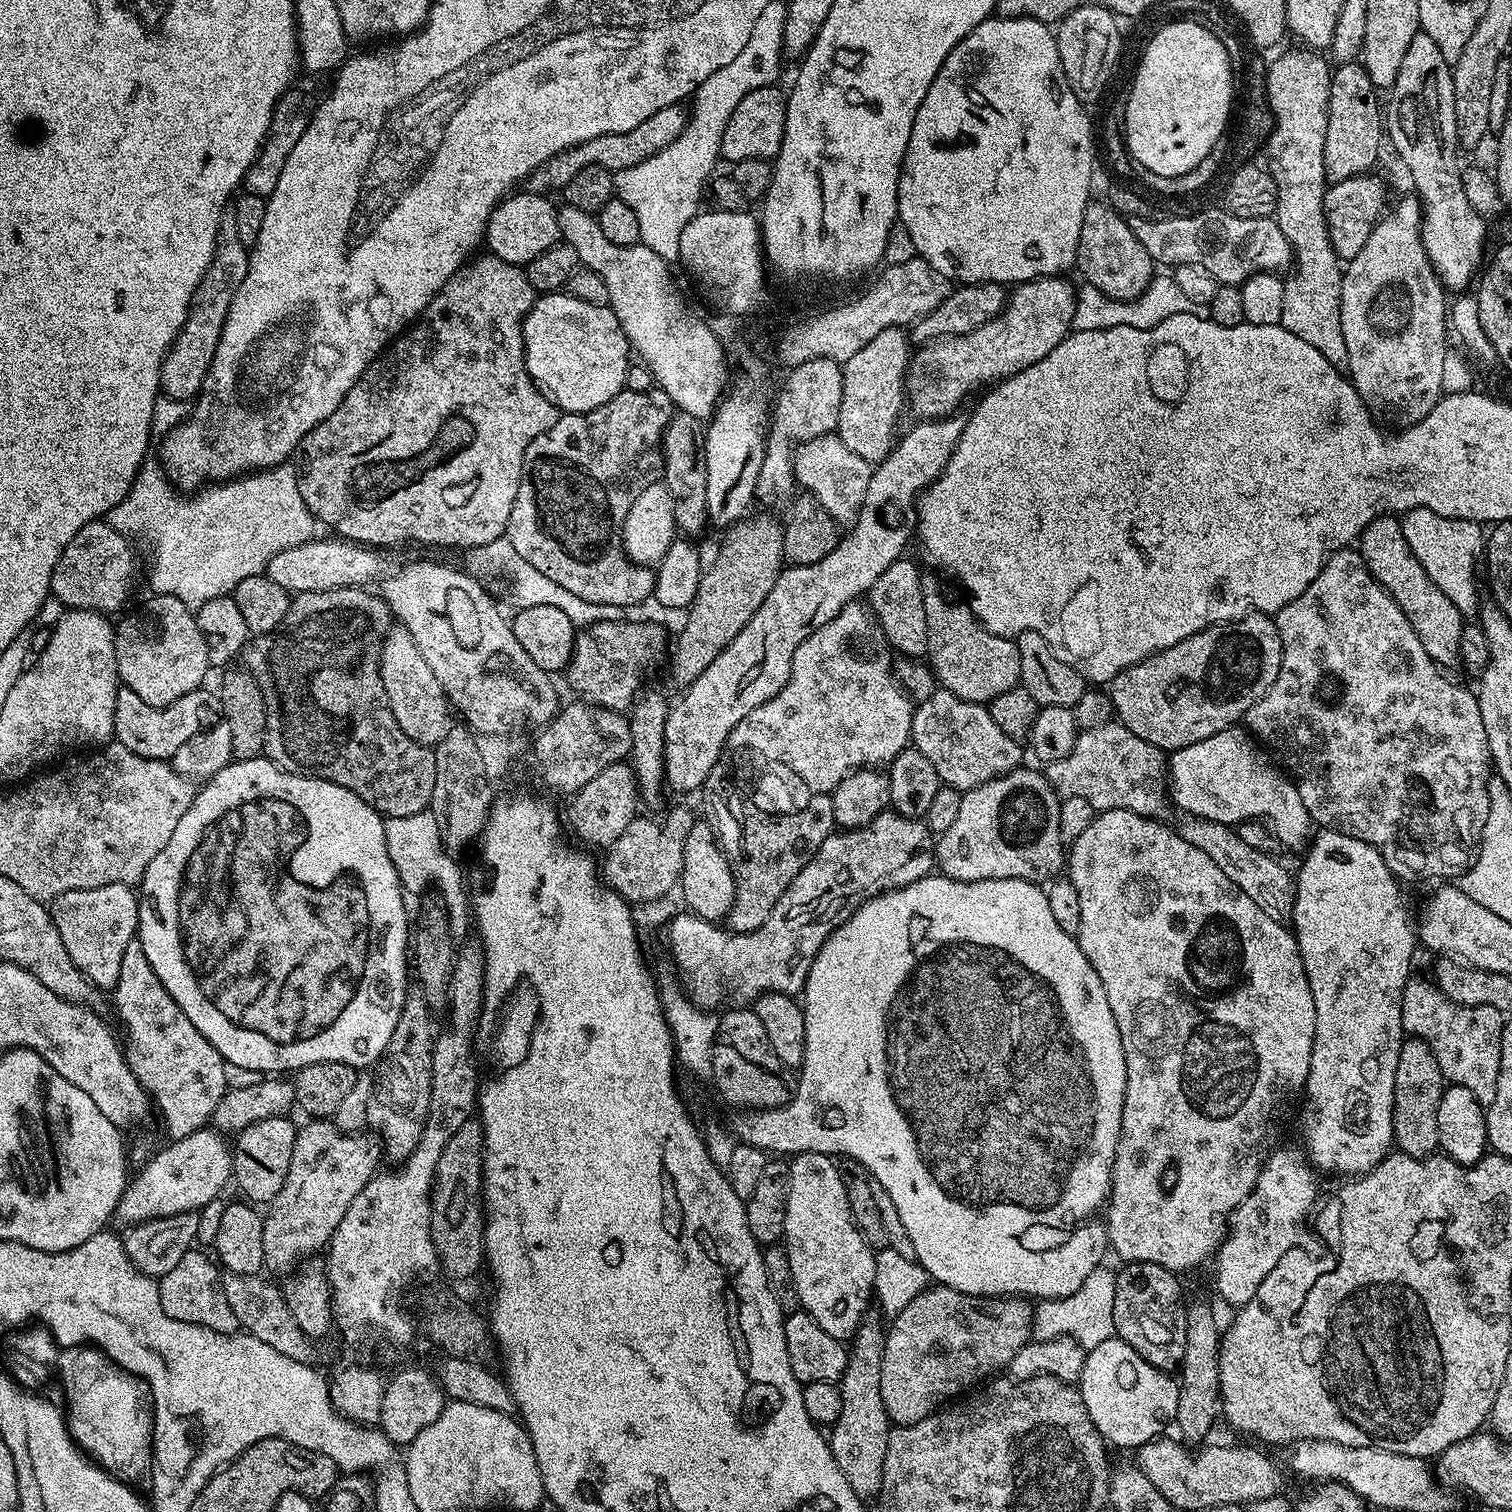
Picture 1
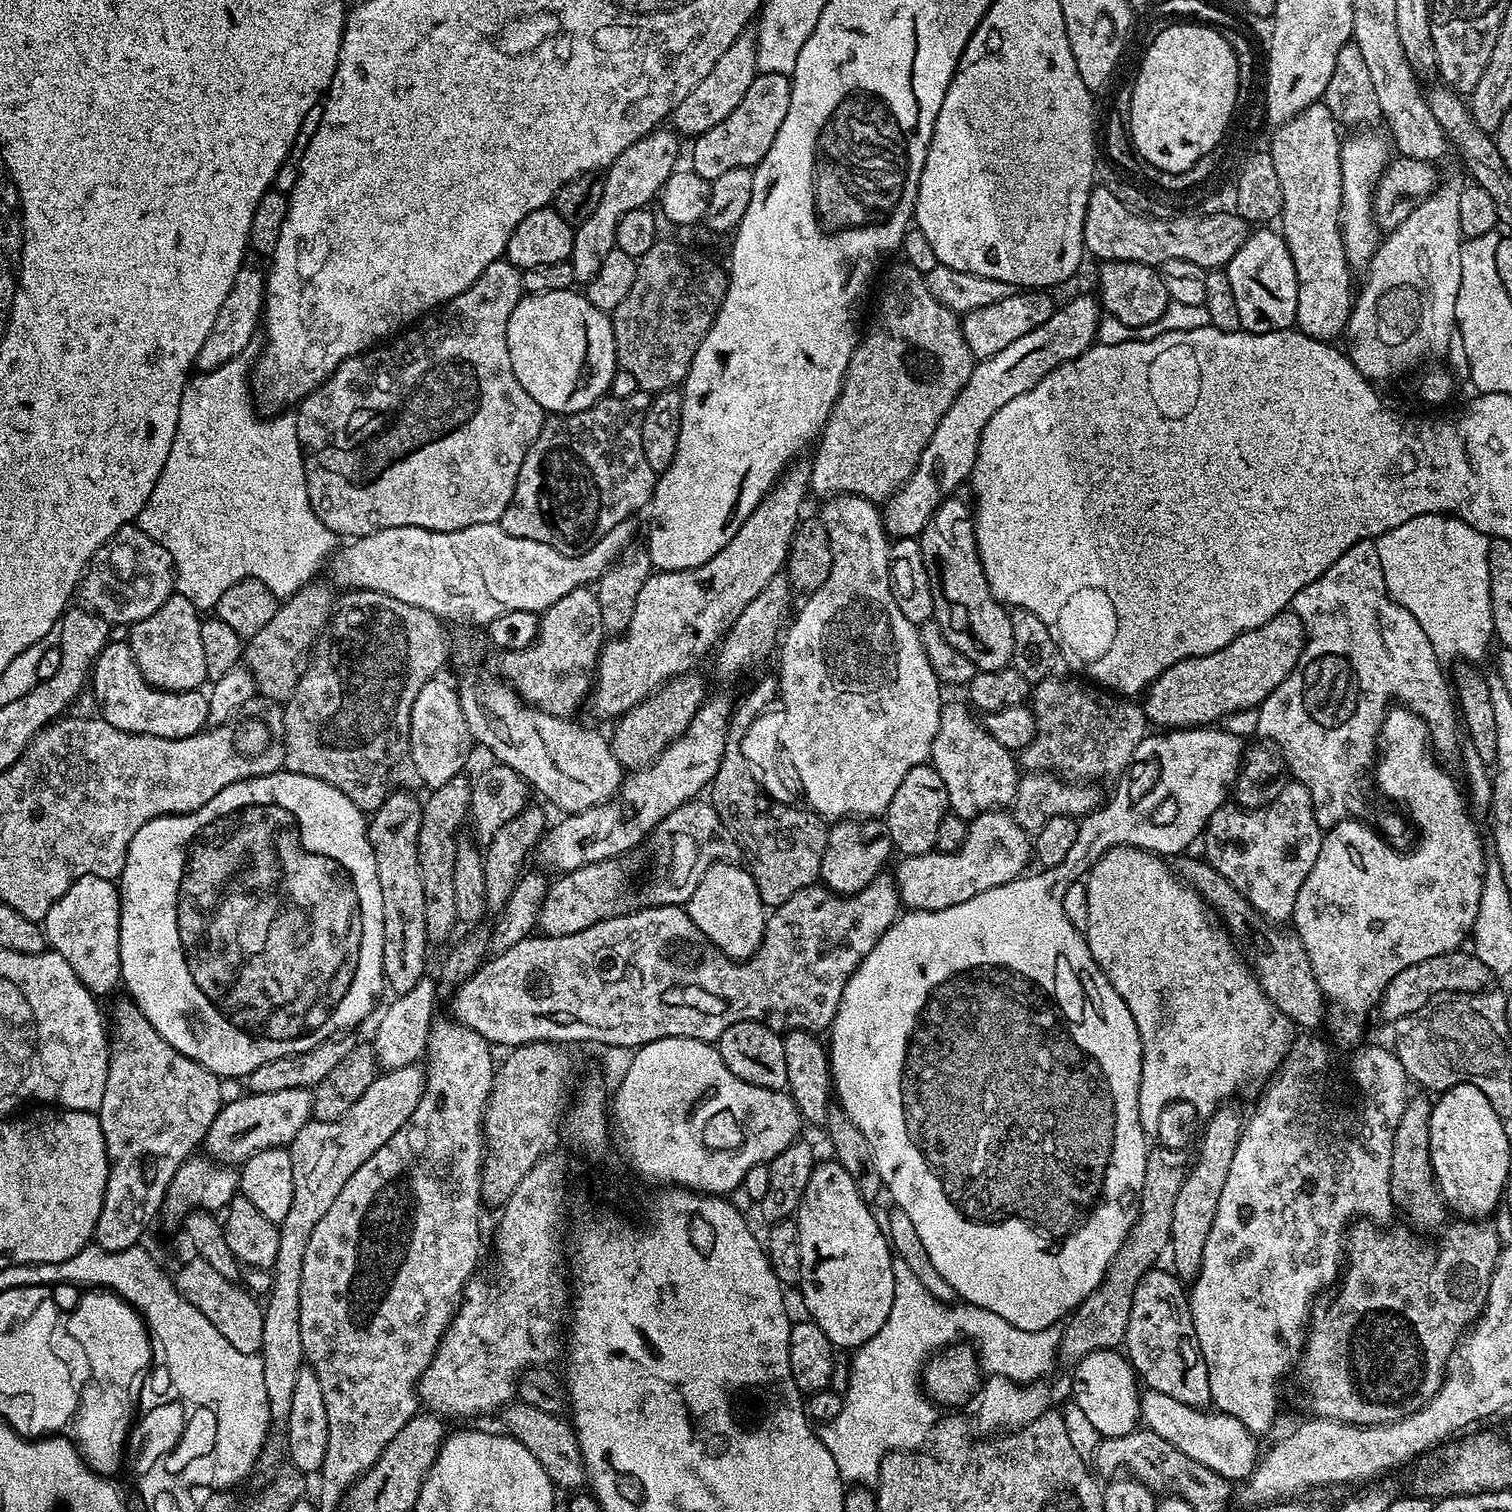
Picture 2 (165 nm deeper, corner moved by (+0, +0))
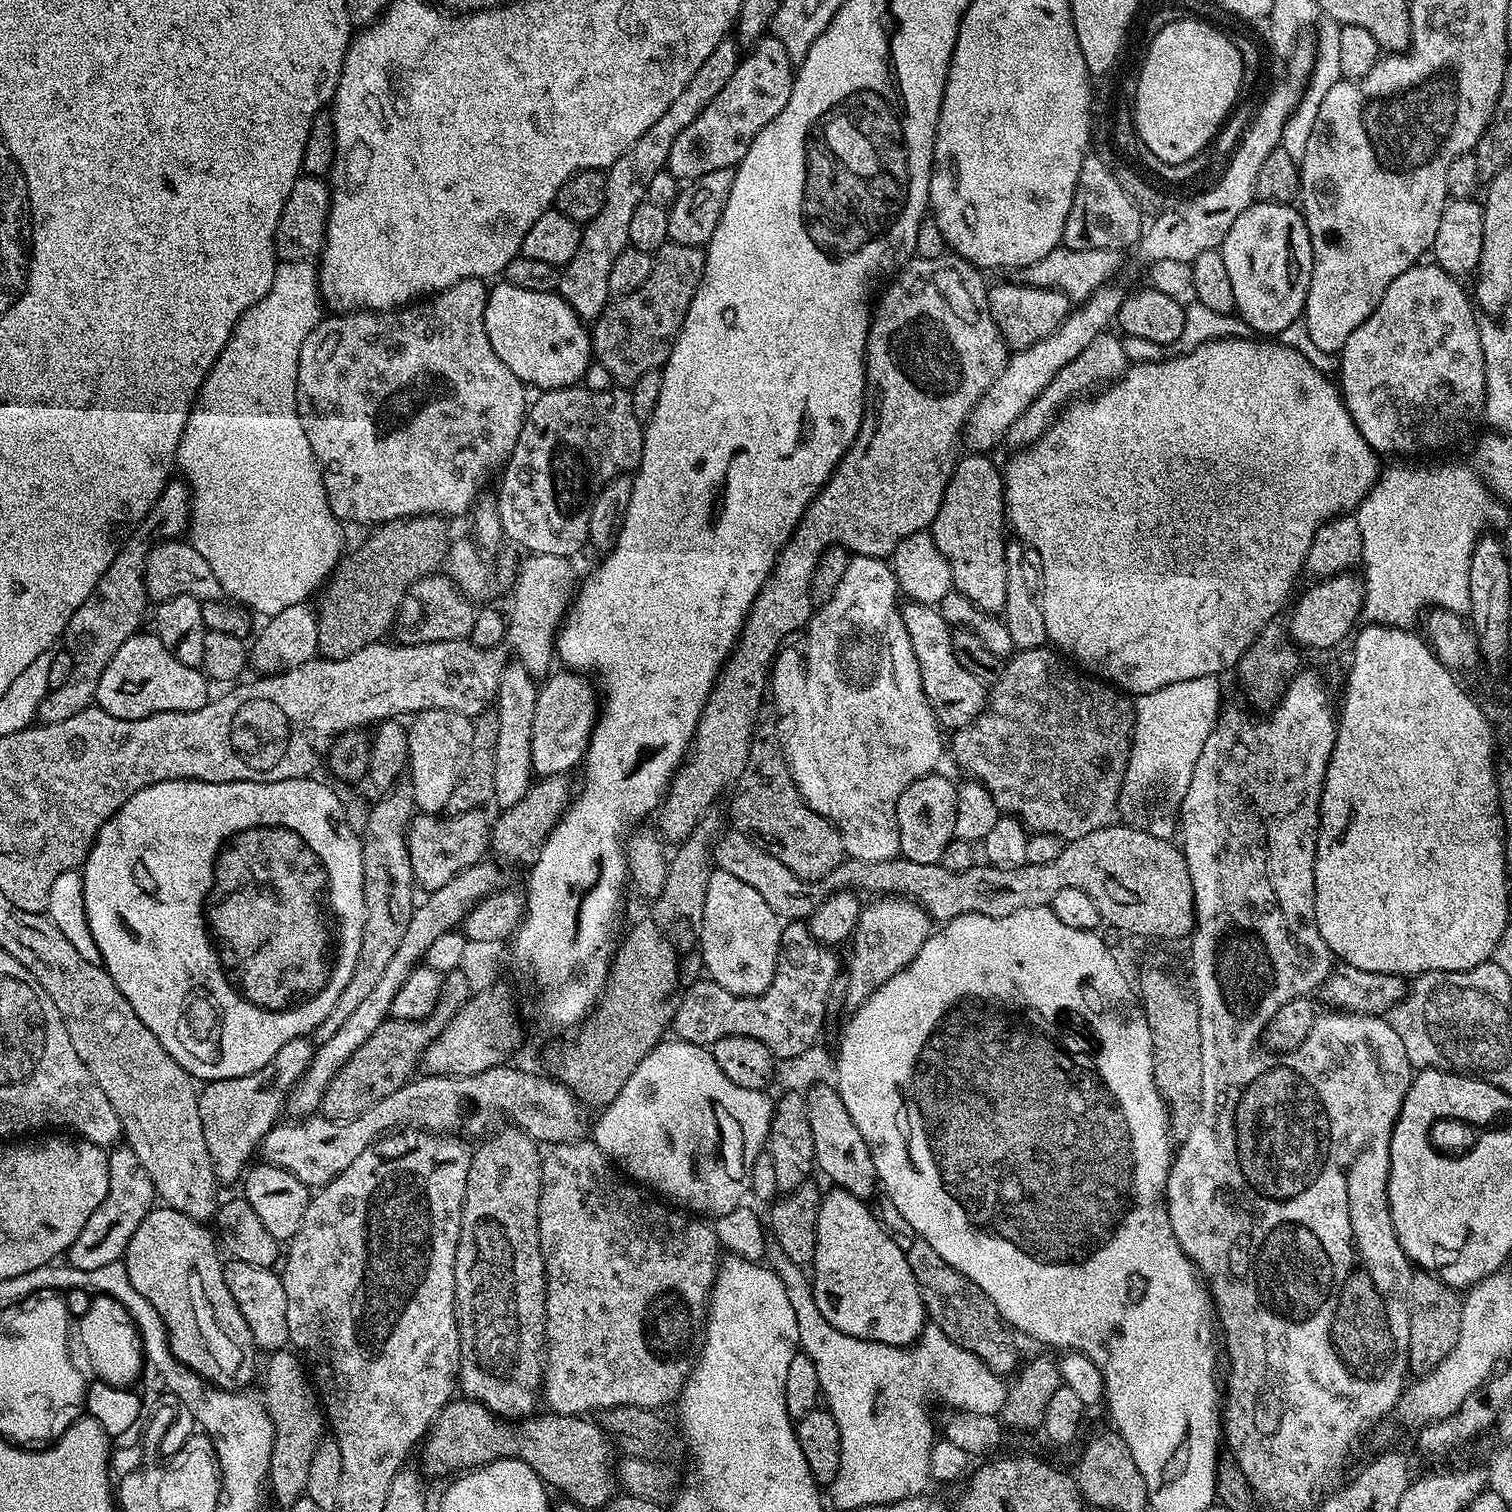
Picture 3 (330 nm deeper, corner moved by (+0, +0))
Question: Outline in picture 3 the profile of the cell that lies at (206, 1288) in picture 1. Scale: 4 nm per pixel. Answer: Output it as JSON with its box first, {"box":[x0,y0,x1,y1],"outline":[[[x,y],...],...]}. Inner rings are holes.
{"box":[224,1258,290,1354],"outline":[[[232,1258],[225,1263],[224,1277],[230,1294],[234,1294],[234,1302],[238,1302],[238,1310],[242,1310],[242,1318],[246,1318],[246,1326],[250,1326],[257,1349],[264,1354],[287,1349],[290,1341],[286,1326],[286,1290],[281,1273]]]}

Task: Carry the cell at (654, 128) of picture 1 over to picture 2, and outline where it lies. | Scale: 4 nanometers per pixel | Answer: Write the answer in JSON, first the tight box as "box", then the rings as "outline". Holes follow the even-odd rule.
{"box":[670,30,758,138],"outline":[[[746,30],[730,42],[728,49],[722,53],[722,58],[714,62],[710,74],[682,98],[682,102],[672,111],[670,124],[681,137],[695,138],[706,134],[706,130],[711,130],[718,126],[729,114],[742,102],[746,90],[750,90],[750,82],[758,75],[756,71],[756,34],[755,31]],[[673,124],[673,125],[672,125]],[[688,136],[688,137],[687,137]]]}

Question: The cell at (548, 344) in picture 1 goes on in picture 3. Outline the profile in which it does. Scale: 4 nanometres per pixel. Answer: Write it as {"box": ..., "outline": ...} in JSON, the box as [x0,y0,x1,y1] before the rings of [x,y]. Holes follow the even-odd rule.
{"box":[484,282,594,390],"outline":[[[507,282],[496,283],[491,285],[484,315],[494,354],[514,370],[525,386],[533,384],[536,390],[547,390],[579,385],[594,360],[592,337],[585,321],[556,292],[535,292]]]}

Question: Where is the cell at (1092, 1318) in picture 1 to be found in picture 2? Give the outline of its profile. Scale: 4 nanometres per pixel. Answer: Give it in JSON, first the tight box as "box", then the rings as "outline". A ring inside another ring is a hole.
{"box":[818,1258,1061,1486],"outline":[[[899,1258],[893,1259],[892,1269],[894,1270],[894,1302],[890,1302],[890,1314],[886,1318],[886,1322],[882,1322],[882,1330],[878,1330],[878,1334],[874,1334],[874,1338],[870,1338],[870,1342],[866,1342],[860,1348],[855,1349],[851,1353],[852,1365],[848,1368],[848,1389],[843,1389],[842,1395],[844,1405],[838,1414],[838,1418],[834,1418],[828,1424],[819,1425],[818,1435],[820,1441],[826,1446],[826,1450],[830,1450],[830,1458],[834,1458],[834,1466],[838,1466],[840,1476],[852,1486],[872,1486],[879,1481],[880,1467],[882,1466],[882,1458],[888,1452],[903,1452],[905,1450],[919,1450],[928,1443],[933,1428],[936,1427],[938,1419],[937,1405],[933,1404],[924,1394],[922,1387],[922,1373],[924,1365],[929,1359],[936,1355],[941,1348],[947,1348],[949,1344],[955,1344],[960,1341],[971,1342],[978,1349],[978,1359],[981,1369],[988,1376],[1004,1376],[1007,1380],[1013,1380],[1015,1384],[1030,1384],[1041,1379],[1043,1372],[1048,1372],[1052,1368],[1052,1363],[1057,1363],[1060,1354],[1060,1336],[1061,1329],[1053,1326],[1043,1328],[1042,1330],[1018,1330],[1018,1326],[1014,1326],[1010,1322],[1006,1322],[1006,1318],[998,1318],[998,1314],[994,1314],[985,1308],[979,1308],[973,1304],[965,1304],[963,1302],[945,1302],[934,1298],[934,1294],[930,1294],[926,1290],[926,1286],[922,1286],[922,1282],[910,1269],[906,1266],[906,1262],[902,1262]]]}

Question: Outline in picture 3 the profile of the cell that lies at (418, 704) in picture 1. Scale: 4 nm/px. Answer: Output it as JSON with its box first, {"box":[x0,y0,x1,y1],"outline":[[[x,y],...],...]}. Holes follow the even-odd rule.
{"box":[407,708,474,814],"outline":[[[431,708],[425,712],[415,713],[411,717],[412,724],[407,725],[408,730],[408,767],[407,771],[412,772],[412,789],[413,805],[424,814],[440,814],[447,809],[450,802],[450,793],[453,792],[454,786],[463,778],[465,770],[468,768],[468,759],[472,753],[472,743],[474,742],[474,726],[472,725],[473,717],[463,716],[450,710],[438,710]]]}

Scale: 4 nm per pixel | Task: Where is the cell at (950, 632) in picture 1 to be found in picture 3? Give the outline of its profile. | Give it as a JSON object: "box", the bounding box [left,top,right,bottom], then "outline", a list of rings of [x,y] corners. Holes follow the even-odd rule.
{"box":[930,454,1008,614],"outline":[[[964,454],[957,459],[956,467],[952,469],[952,477],[948,479],[948,485],[942,494],[942,506],[938,506],[938,514],[934,518],[930,534],[934,538],[934,546],[938,546],[938,550],[942,550],[942,558],[946,558],[946,562],[950,562],[953,589],[962,594],[966,594],[966,598],[970,598],[970,602],[974,602],[974,606],[981,613],[996,612],[996,614],[1000,614],[1003,613],[1004,603],[1006,602],[1006,578],[1008,577],[1008,559],[1004,553],[1006,547],[1006,539],[1004,540],[1004,532],[1006,533],[1006,521],[1004,518],[1004,477],[998,464],[996,468],[995,462],[991,460],[992,458],[988,454]]]}

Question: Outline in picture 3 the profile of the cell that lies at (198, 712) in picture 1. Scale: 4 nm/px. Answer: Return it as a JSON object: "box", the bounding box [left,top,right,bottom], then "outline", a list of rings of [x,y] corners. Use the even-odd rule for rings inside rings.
{"box":[95,630,210,720],"outline":[[[141,630],[118,646],[118,654],[110,658],[110,666],[102,670],[95,707],[123,720],[137,720],[159,712],[202,710],[202,706],[206,706],[210,699],[208,677],[200,668],[191,668],[186,666],[186,662],[178,662],[178,658],[166,650],[159,635],[149,632]]]}

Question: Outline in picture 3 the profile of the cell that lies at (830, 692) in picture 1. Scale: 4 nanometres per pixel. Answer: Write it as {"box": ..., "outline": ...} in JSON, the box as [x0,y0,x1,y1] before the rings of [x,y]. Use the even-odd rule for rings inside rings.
{"box":[803,555,946,864],"outline":[[[853,555],[848,561],[846,572],[842,574],[842,582],[830,594],[825,604],[819,605],[813,611],[811,620],[806,625],[806,635],[803,639],[808,644],[808,665],[812,668],[812,700],[814,710],[818,714],[820,726],[822,726],[822,743],[820,744],[820,764],[824,764],[824,776],[828,776],[828,784],[832,788],[832,800],[836,800],[836,820],[834,821],[840,837],[844,843],[844,851],[851,859],[869,860],[877,864],[883,860],[894,860],[900,856],[900,843],[898,842],[898,798],[918,778],[929,775],[932,768],[940,760],[940,751],[945,751],[946,744],[940,741],[940,725],[926,694],[922,690],[922,678],[918,670],[918,658],[914,658],[914,646],[910,646],[910,634],[906,634],[906,626],[902,622],[900,613],[901,601],[896,601],[898,589],[896,587],[896,576],[892,572],[889,561],[879,556]]]}

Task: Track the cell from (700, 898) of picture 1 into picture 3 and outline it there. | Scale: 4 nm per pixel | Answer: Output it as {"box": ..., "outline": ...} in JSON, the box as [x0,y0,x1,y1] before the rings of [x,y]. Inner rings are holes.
{"box":[698,872,781,996],"outline":[[[710,872],[698,953],[715,987],[730,990],[735,996],[757,996],[766,991],[778,966],[781,927],[780,917],[766,906],[754,886],[746,886],[746,882],[734,878],[734,874]]]}

